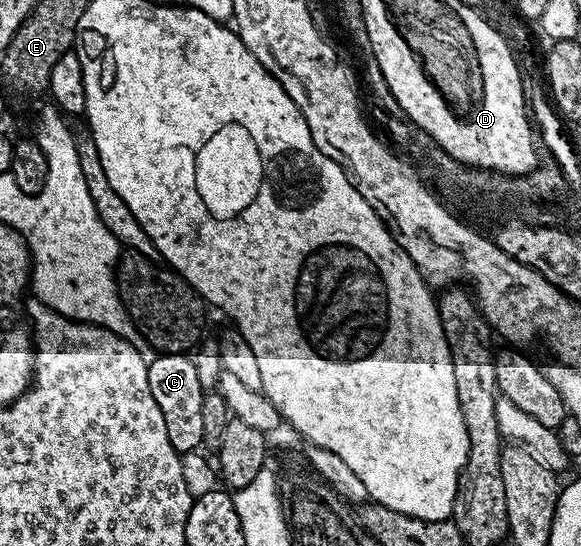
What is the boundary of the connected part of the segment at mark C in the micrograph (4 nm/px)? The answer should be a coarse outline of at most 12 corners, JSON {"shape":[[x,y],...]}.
{"shape":[[187,353],[148,362],[170,444],[200,450],[205,390]]}

